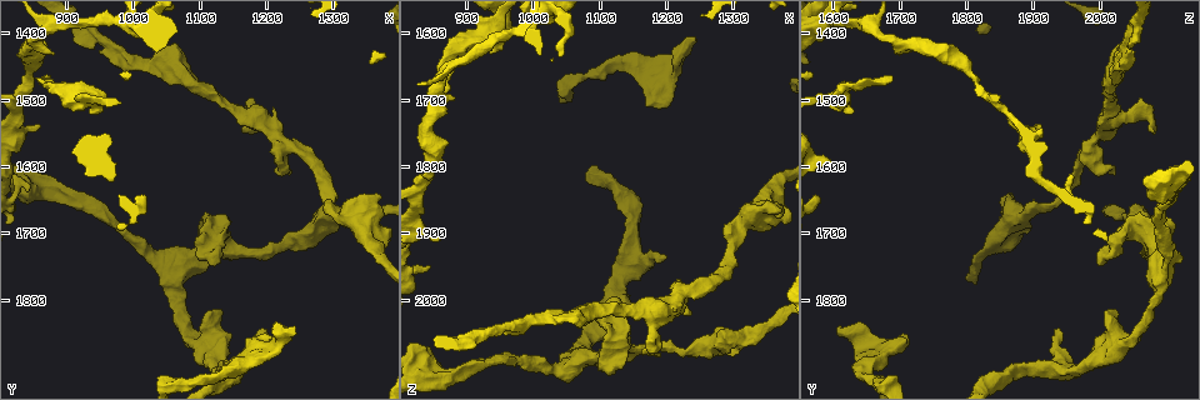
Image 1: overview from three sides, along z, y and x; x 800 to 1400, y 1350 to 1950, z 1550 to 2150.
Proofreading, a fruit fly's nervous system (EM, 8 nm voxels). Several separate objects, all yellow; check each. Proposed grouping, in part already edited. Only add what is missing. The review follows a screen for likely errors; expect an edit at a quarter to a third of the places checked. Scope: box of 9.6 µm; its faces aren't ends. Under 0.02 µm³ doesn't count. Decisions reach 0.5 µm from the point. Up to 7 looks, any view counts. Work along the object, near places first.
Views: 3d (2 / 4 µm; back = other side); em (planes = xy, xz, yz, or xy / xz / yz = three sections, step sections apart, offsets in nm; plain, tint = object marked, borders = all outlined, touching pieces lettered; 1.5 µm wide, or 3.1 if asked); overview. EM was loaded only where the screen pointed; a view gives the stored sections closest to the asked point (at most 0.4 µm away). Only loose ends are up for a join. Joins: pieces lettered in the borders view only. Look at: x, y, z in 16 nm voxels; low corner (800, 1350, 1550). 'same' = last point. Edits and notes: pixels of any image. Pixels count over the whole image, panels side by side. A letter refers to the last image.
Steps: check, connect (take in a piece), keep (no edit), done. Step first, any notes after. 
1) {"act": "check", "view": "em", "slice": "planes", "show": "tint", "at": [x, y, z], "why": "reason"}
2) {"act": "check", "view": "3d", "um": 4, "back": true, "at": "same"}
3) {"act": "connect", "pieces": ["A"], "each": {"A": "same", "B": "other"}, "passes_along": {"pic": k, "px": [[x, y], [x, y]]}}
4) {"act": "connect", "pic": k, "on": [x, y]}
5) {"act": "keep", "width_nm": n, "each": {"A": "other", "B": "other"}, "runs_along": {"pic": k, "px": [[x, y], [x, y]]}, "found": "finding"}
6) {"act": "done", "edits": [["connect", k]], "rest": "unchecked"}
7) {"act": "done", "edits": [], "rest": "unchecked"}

{"act": "check", "view": "em", "slice": "planes", "show": "borders", "at": [1245, 1835, 1610]}

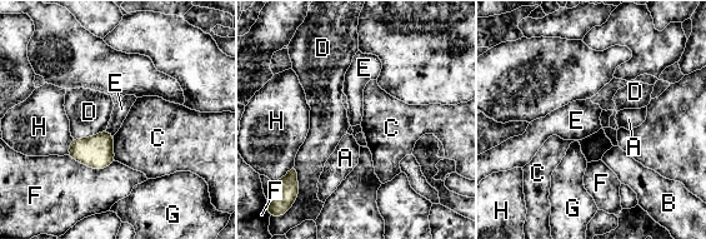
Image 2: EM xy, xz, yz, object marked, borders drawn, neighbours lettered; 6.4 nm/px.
{"act": "keep", "width_nm": 130, "each": {"A": "other", "B": "other", "C": "other", "D": "other", "E": "other", "F": "other", "G": "other", "H": "other"}, "border": {"pic": 2, "px": [[106, 129], [113, 137]]}, "found": "no lettered piece goes on from it"}

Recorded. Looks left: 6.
{"act": "check", "view": "em", "slice": "planes", "show": "tint", "at": [865, 1470, 1690], "why": "free end"}

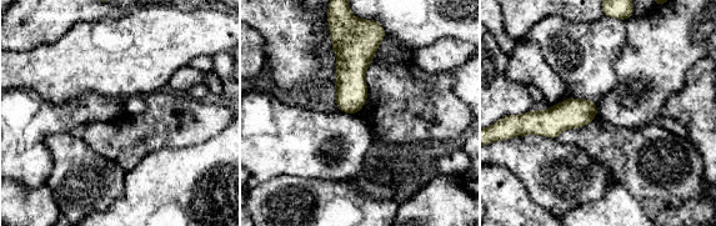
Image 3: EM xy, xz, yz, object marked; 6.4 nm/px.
{"act": "check", "view": "em", "slice": "planes", "show": "borders", "at": "same", "why": "see the neighbours"}

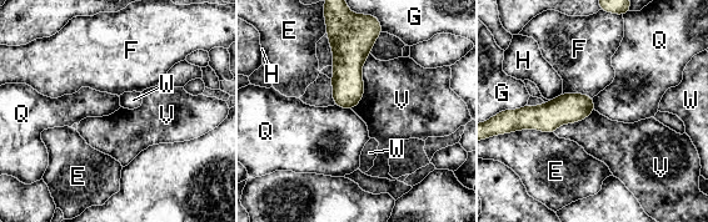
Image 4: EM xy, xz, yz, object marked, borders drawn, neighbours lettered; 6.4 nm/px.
{"act": "keep", "each": {"E": "other", "F": "other", "G": "other", "H": "other", "Q": "other", "V": "other", "W": "other"}, "border": {"pic": 4, "px": [[335, 104], [350, 109]]}, "found": "no lettered piece goes on from it"}

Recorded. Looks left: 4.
{"act": "check", "view": "em", "slice": "yz", "step": 4, "show": "tint", "at": [1200, 1840, 1935], "why": "free end"}

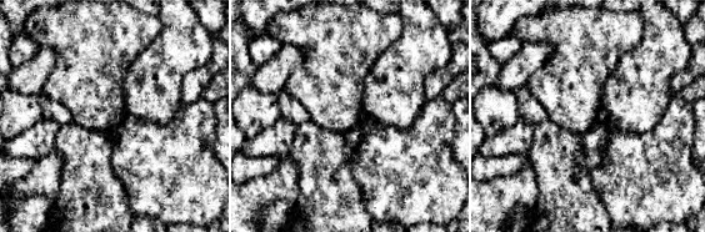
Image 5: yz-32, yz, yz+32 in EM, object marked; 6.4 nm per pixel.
{"act": "check", "view": "em", "slice": "planes", "show": "borders", "at": "same", "why": "another direction"}

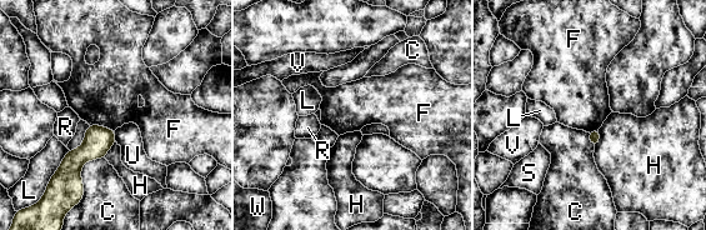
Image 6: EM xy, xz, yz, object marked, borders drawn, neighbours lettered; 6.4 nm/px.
{"act": "keep", "longest_contact_nm": ["C", 320], "each": {"C": "other", "F": "other", "H": "other", "L": "other", "R": "other", "S": "other", "U": "other", "V": "other", "W": "other"}, "found": "none of them fits"}

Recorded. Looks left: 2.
{"act": "done", "edits": [], "rest": "unchecked"}

